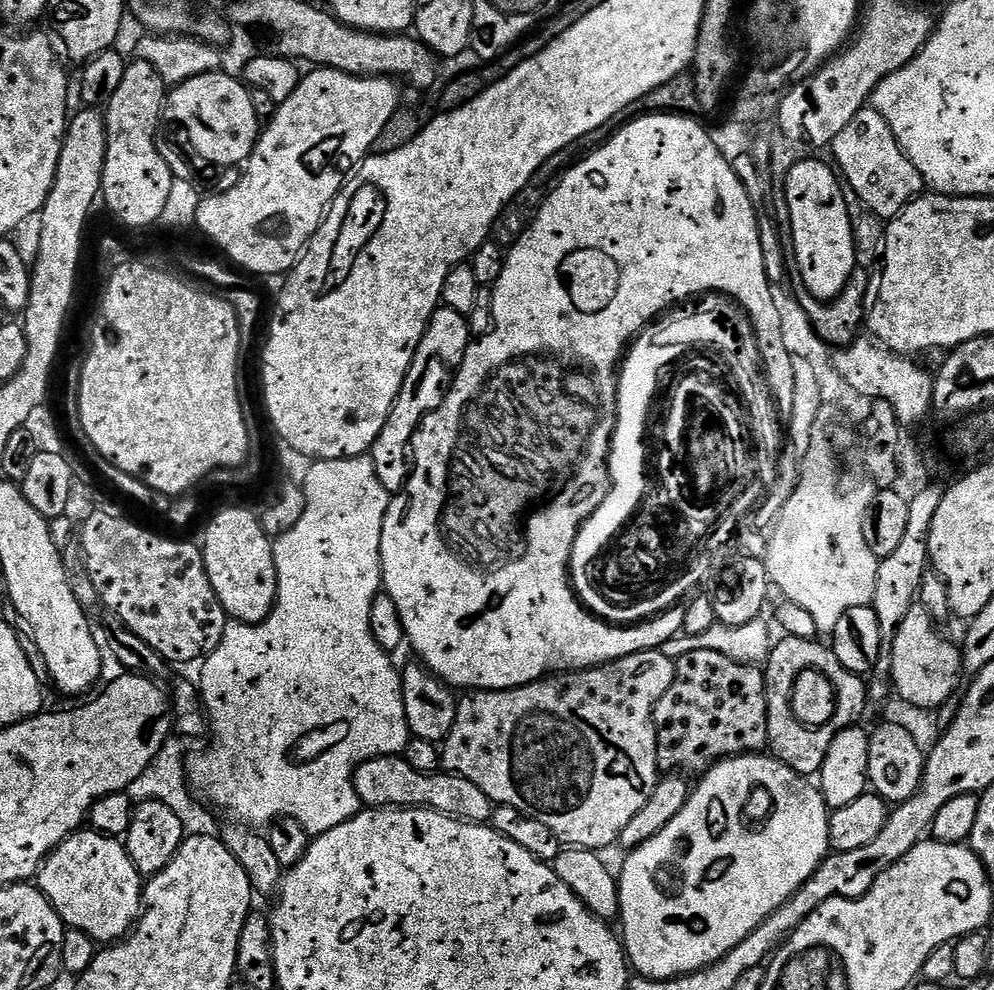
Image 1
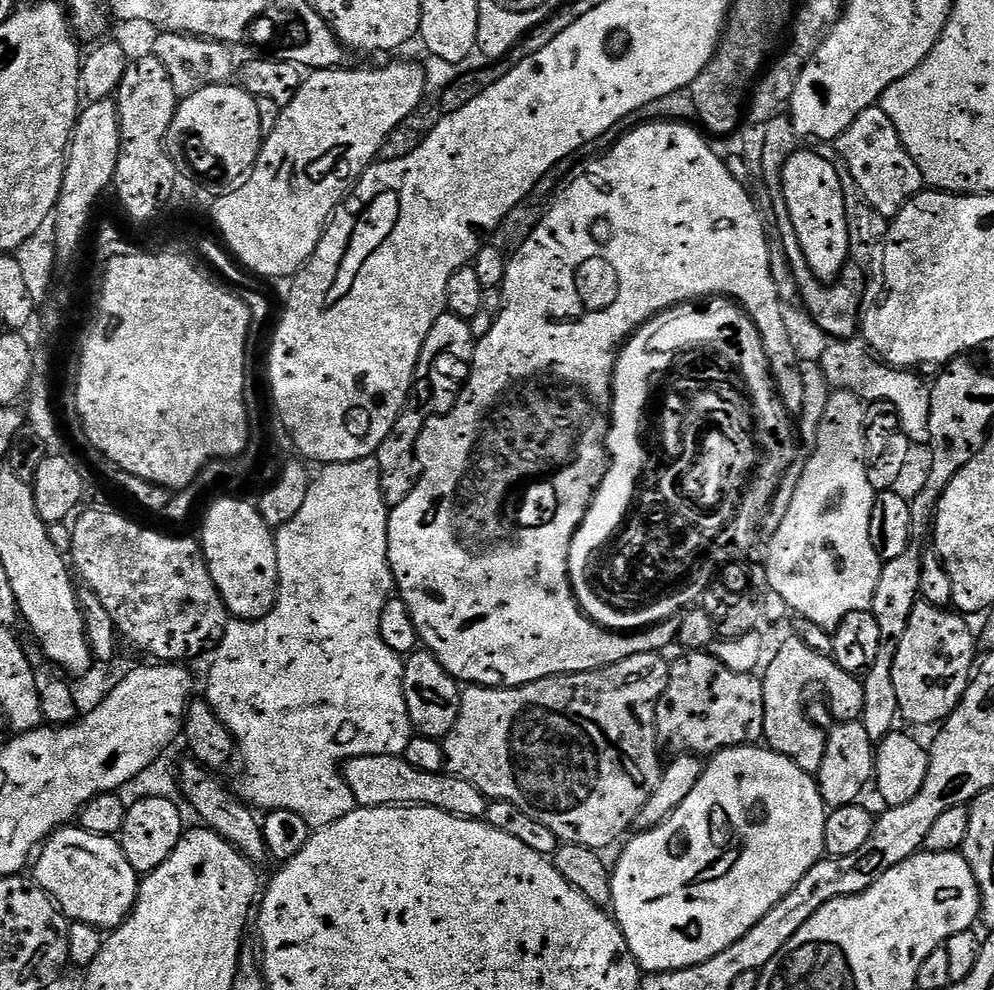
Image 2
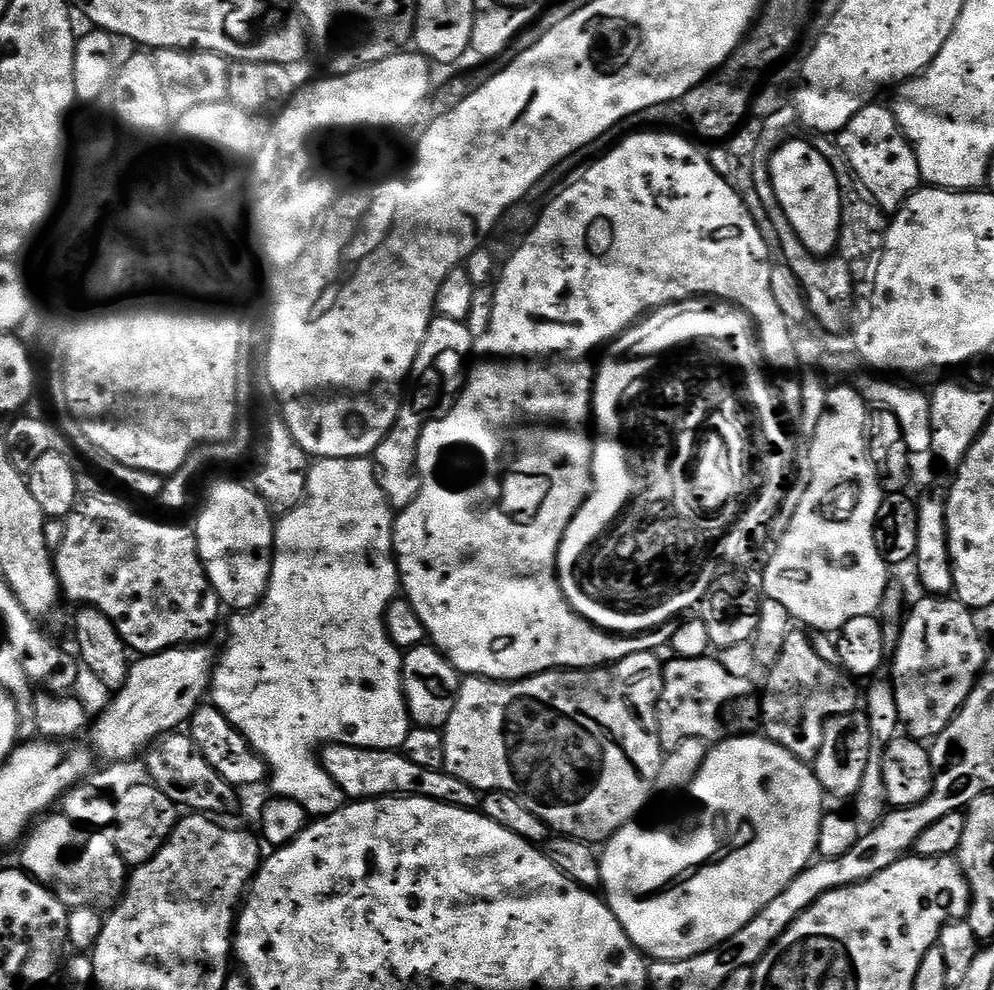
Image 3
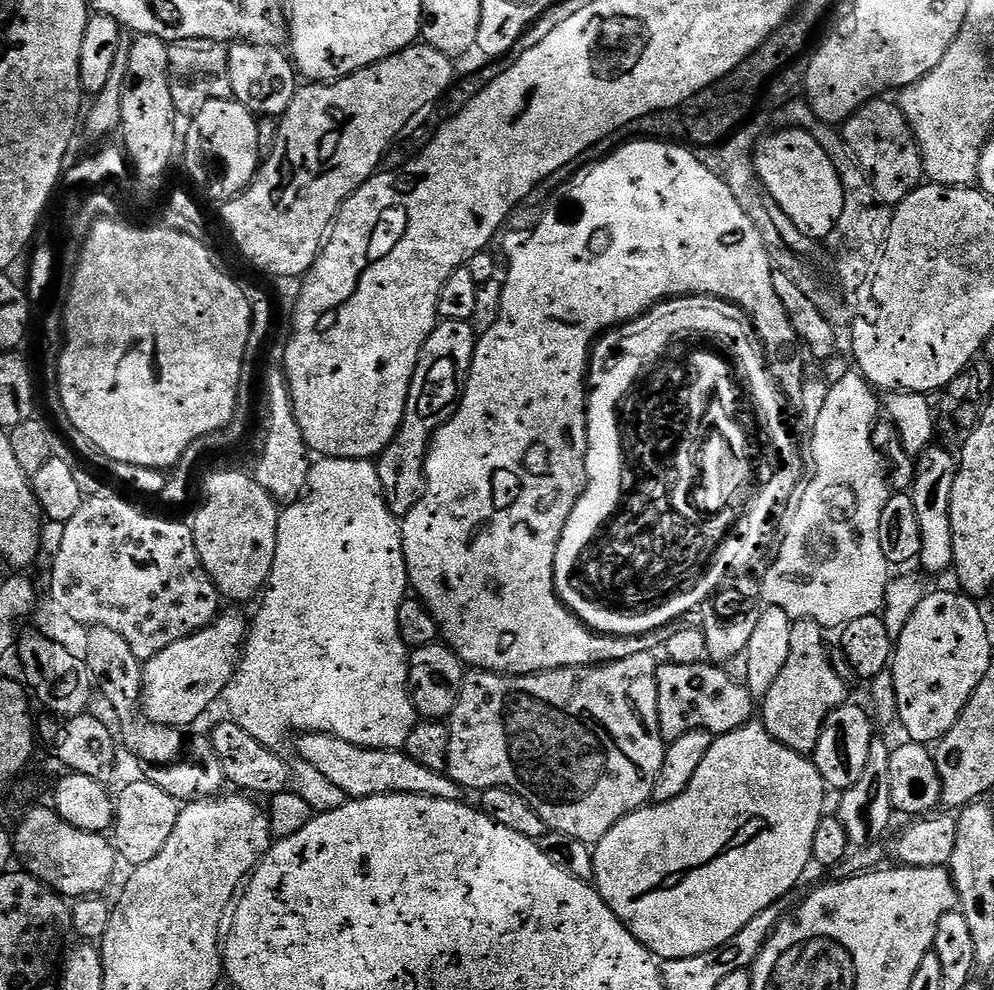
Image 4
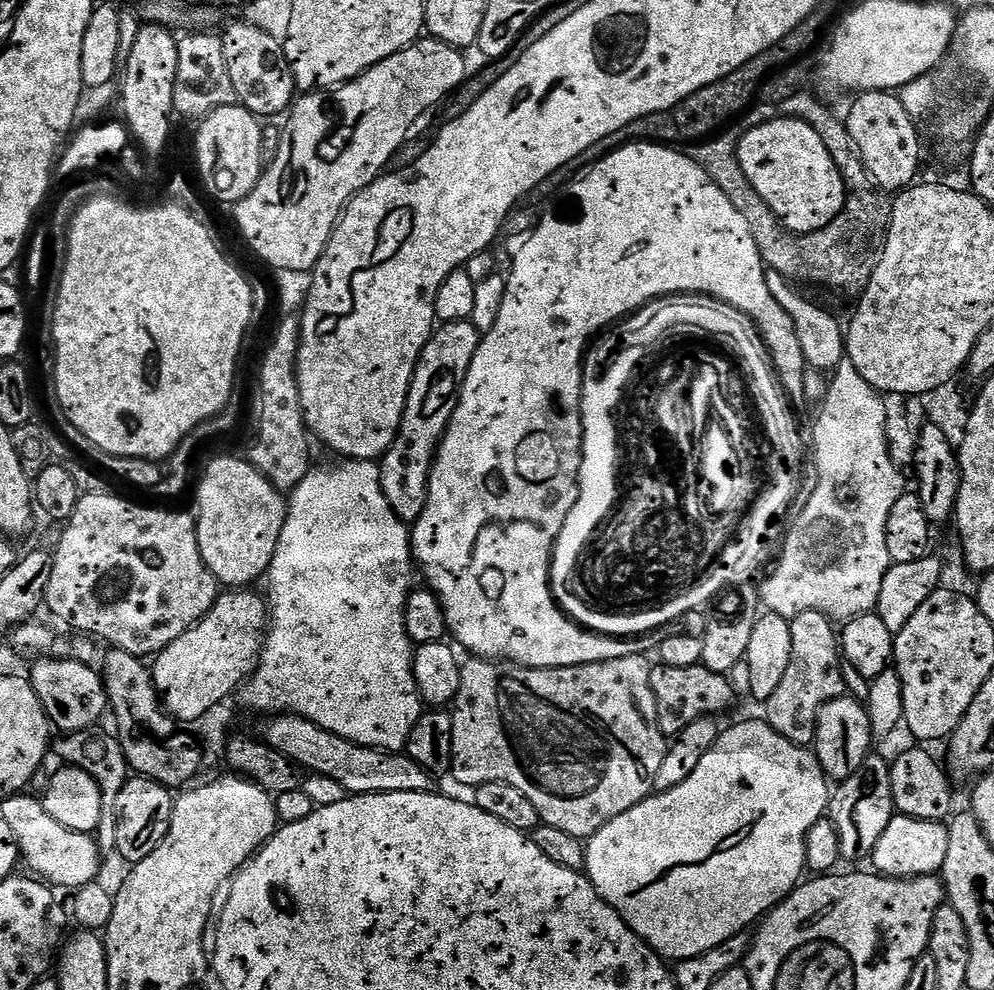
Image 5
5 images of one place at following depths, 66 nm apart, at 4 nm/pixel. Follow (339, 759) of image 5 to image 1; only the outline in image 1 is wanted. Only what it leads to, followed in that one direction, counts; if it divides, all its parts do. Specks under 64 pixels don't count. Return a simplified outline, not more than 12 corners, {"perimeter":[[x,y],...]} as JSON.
{"perimeter":[[400,756],[356,767],[361,805],[427,806],[487,825],[492,799],[455,774],[423,776]]}

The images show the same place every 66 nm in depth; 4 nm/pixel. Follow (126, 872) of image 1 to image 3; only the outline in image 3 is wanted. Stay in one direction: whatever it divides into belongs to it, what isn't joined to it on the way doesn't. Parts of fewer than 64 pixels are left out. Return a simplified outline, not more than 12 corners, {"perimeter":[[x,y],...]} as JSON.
{"perimeter":[[63,814],[31,825],[23,871],[69,910],[126,887],[111,835]]}

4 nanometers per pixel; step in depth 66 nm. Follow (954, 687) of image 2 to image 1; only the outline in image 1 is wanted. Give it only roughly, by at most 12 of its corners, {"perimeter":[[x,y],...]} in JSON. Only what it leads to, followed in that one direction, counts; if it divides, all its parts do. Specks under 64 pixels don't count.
{"perimeter":[[914,606],[892,643],[894,692],[939,710],[962,652]]}

